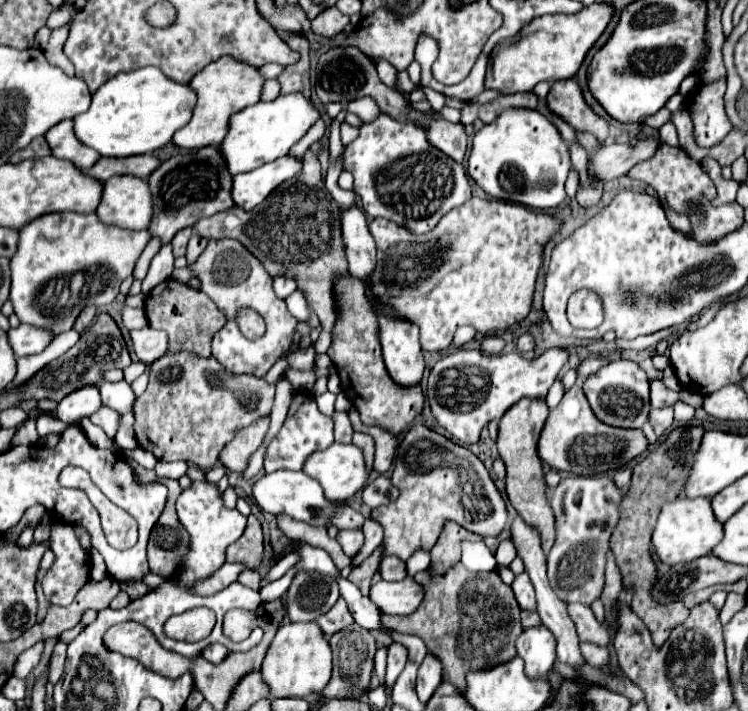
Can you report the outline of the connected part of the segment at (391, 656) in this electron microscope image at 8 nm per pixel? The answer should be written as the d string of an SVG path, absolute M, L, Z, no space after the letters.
M392 643L388 649L388 669L386 669L386 685L388 689L394 685L396 677L402 673L406 665L406 647Z

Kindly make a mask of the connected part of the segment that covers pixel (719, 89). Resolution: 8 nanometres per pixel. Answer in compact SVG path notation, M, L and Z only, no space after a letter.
M720 79L712 85L702 85L696 95L688 99L688 111L694 121L694 137L700 147L720 143L732 129L732 123L724 113L724 91L726 81Z

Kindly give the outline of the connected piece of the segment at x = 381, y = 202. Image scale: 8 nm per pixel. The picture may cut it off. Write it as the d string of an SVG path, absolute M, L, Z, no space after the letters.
M380 113L376 121L362 125L358 139L346 145L344 169L354 175L354 193L360 197L366 215L390 219L412 233L428 233L440 221L442 215L470 199L470 183L464 165L452 161L442 151L434 149L428 143L426 131L422 127L398 123L384 113Z

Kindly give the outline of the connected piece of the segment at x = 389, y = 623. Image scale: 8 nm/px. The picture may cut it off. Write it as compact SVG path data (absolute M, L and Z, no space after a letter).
M458 563L444 575L436 575L428 567L414 577L426 589L424 601L410 615L380 613L382 625L398 633L418 635L428 645L428 651L442 661L444 681L452 683L458 691L466 689L466 673L470 669L490 669L516 655L516 639L522 633L520 605L510 585L496 571L470 575Z

